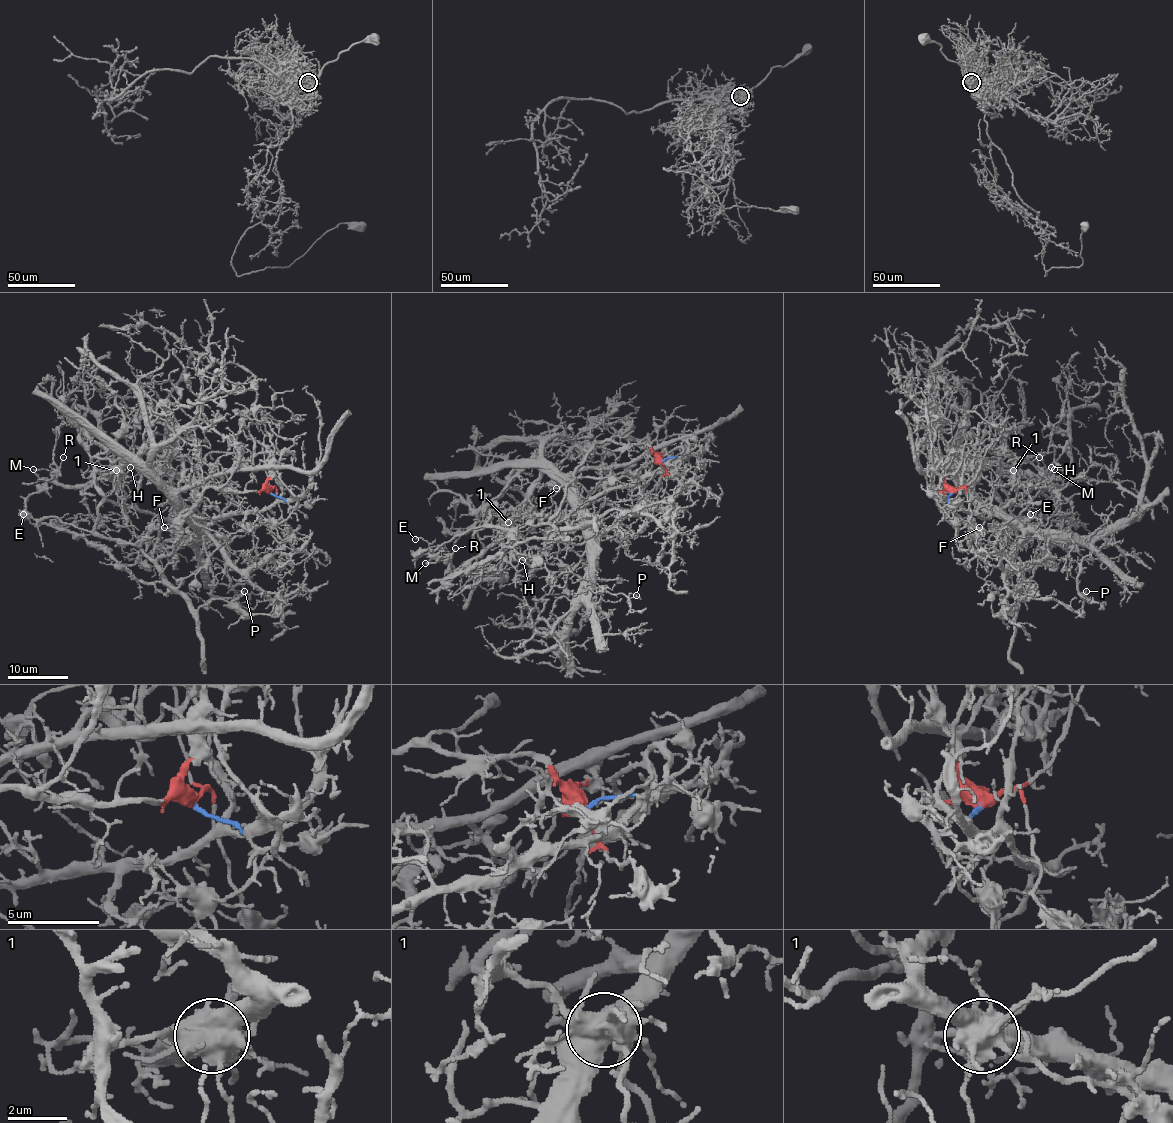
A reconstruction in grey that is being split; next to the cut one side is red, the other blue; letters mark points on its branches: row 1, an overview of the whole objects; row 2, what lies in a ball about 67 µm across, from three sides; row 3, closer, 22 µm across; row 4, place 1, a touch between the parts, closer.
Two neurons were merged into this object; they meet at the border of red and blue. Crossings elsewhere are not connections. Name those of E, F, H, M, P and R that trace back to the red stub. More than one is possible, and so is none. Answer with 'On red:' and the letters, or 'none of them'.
On red: E, F, H, M, R

